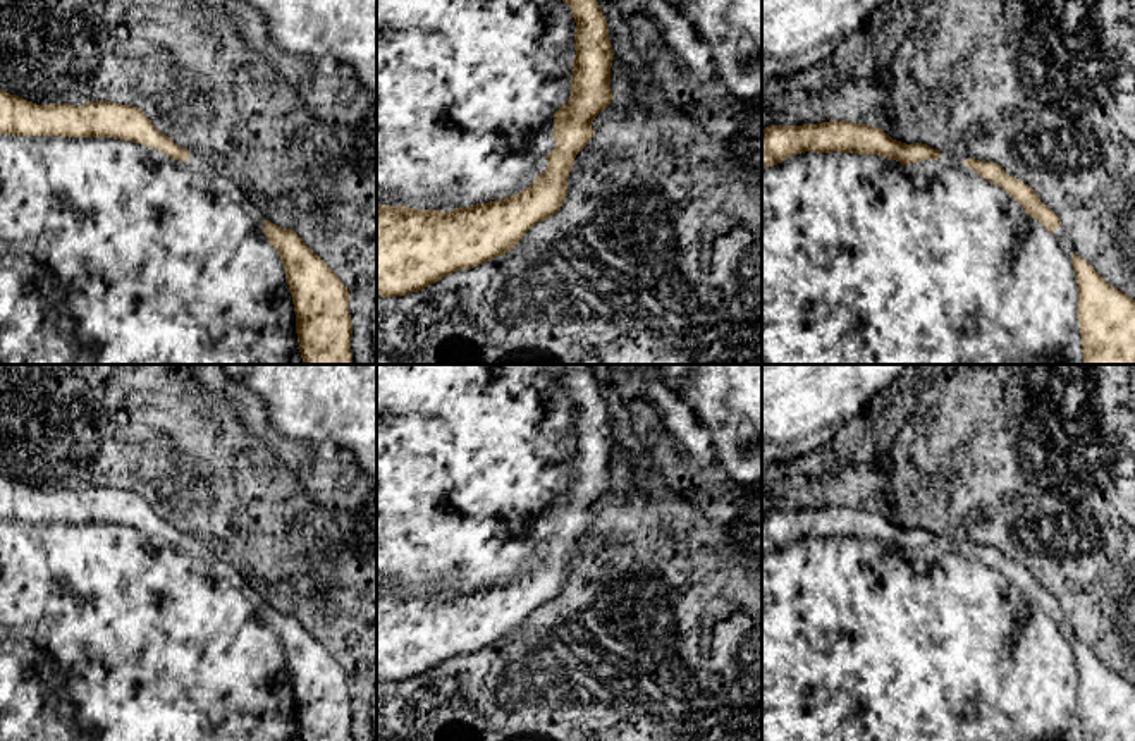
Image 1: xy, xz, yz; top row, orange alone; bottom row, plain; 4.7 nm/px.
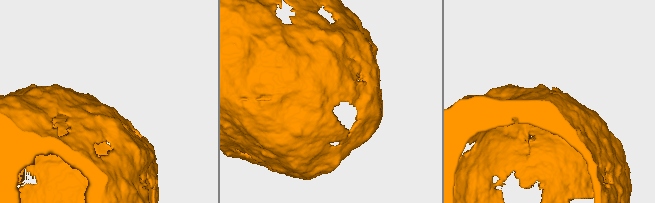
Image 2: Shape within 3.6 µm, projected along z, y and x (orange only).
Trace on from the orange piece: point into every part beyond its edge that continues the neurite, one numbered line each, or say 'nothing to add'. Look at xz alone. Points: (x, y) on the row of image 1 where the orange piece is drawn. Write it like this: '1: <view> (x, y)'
1: xz (466, 90)

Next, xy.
1: xy (110, 253)

